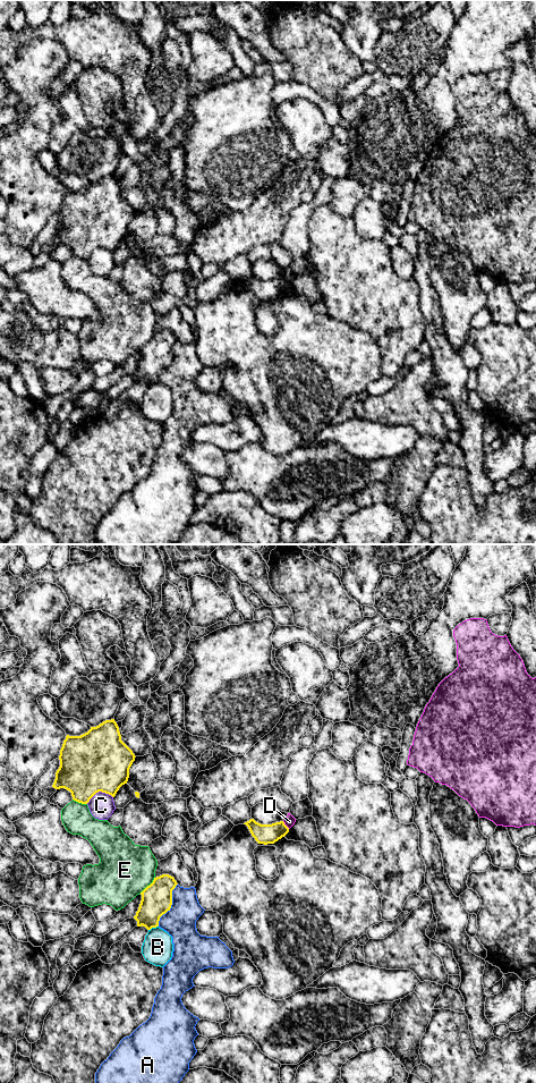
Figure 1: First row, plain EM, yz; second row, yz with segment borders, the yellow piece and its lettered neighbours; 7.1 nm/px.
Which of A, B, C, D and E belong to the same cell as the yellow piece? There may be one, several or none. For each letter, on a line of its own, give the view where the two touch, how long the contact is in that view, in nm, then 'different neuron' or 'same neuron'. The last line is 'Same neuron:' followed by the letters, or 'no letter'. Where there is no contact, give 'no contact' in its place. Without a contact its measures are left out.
A: meets yellow in yz; contact 340 nm long; different neuron
B: meets yellow in yz; contact 80 nm long; different neuron
C: meets yellow in yz; contact 200 nm long; different neuron
D: meets yellow in yz; contact 80 nm long; different neuron
E: meets yellow in yz; contact 160 nm long; different neuron
Same neuron: no letter

